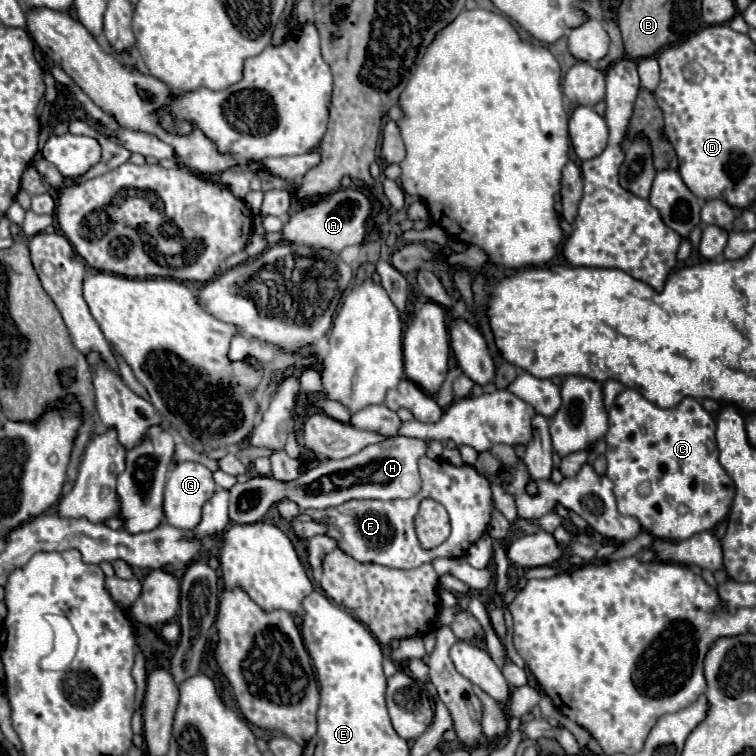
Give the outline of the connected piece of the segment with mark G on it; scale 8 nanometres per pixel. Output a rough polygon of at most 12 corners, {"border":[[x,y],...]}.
{"border":[[178,462],[164,488],[164,516],[190,530],[216,492],[200,462]]}

